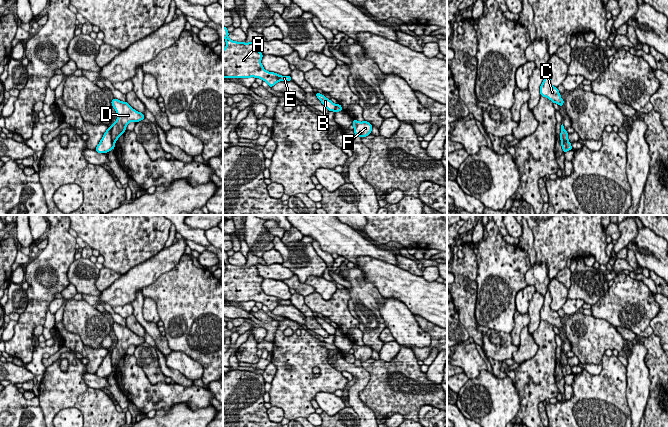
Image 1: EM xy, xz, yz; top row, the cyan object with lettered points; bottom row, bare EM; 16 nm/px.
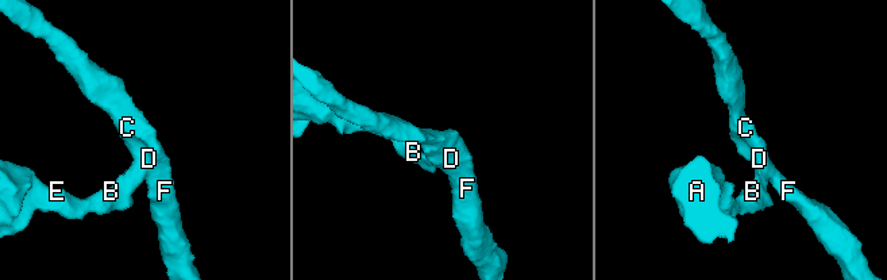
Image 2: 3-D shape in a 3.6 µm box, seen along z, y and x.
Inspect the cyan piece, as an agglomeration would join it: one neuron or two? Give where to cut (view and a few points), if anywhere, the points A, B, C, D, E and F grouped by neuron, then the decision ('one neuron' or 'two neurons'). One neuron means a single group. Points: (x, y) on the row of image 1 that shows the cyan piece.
xy (110, 129), (110, 137), (114, 144) | A B E / C D F | two neurons

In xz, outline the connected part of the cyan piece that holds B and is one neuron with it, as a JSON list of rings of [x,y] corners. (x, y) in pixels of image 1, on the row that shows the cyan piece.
[[[315,93],[317,98],[322,102],[322,104],[329,110],[329,111],[335,111],[336,105],[330,101],[330,99],[327,99],[324,95],[320,93]]]

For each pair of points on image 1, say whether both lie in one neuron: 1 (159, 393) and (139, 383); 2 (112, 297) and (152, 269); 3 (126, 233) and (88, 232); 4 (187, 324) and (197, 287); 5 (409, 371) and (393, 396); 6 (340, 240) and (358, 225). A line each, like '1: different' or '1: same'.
1: same
2: same
3: same
4: same
5: same
6: different

